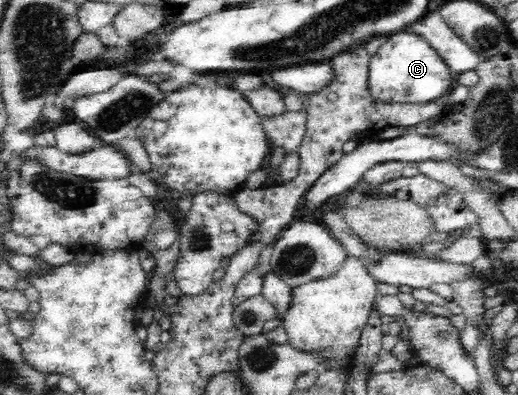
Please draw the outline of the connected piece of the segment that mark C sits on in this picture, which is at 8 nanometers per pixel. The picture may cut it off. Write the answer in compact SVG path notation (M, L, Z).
M403 29L388 34L387 41L375 55L369 57L367 91L377 105L425 105L445 100L453 87L453 76L450 67L423 36Z

